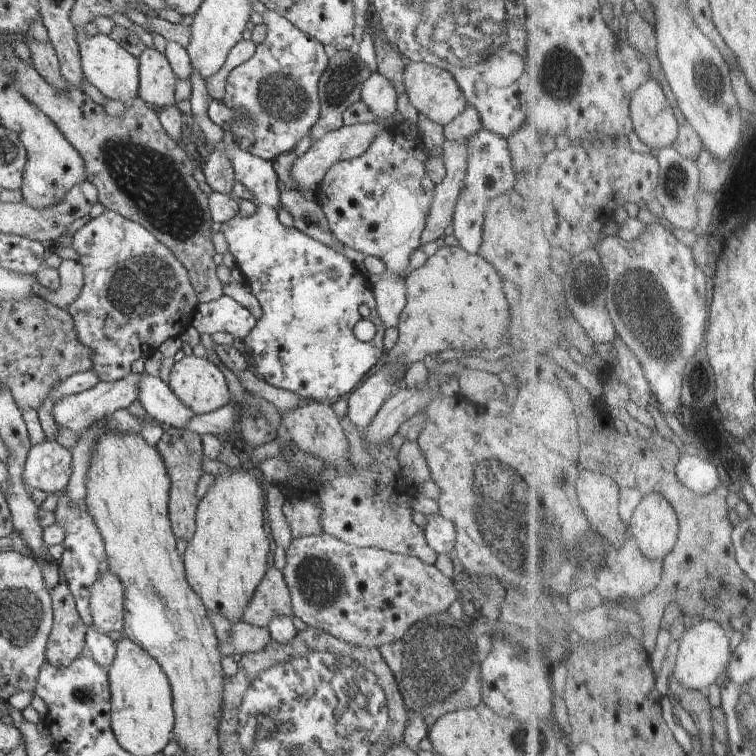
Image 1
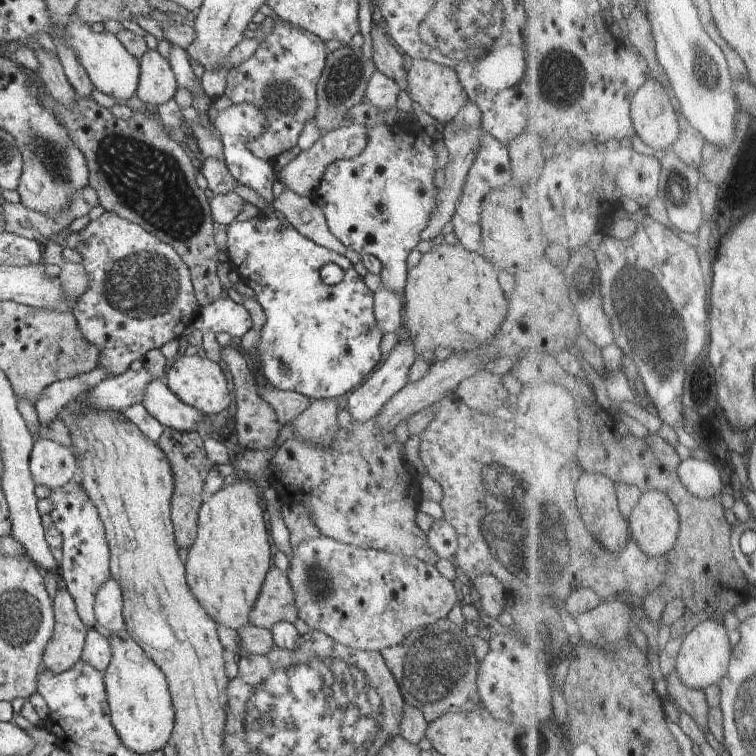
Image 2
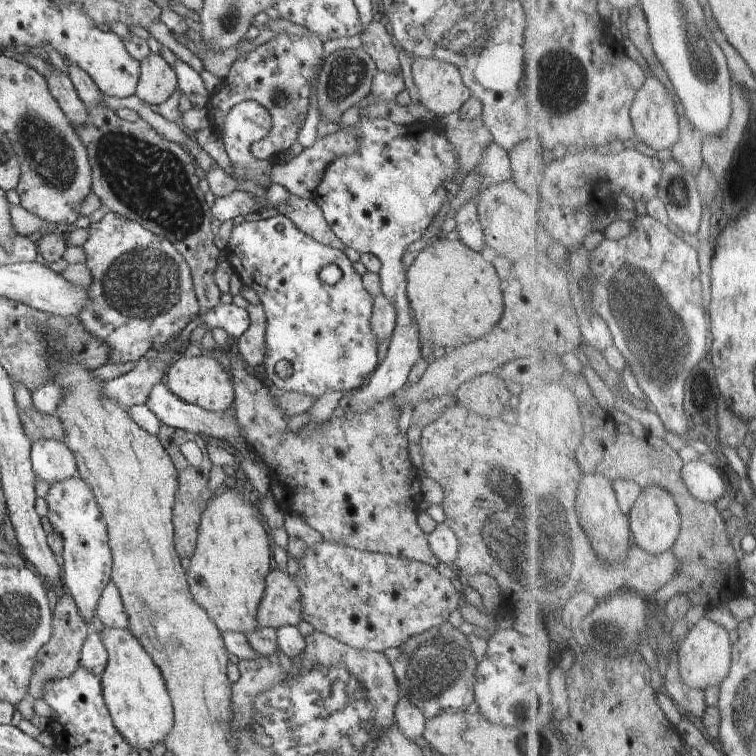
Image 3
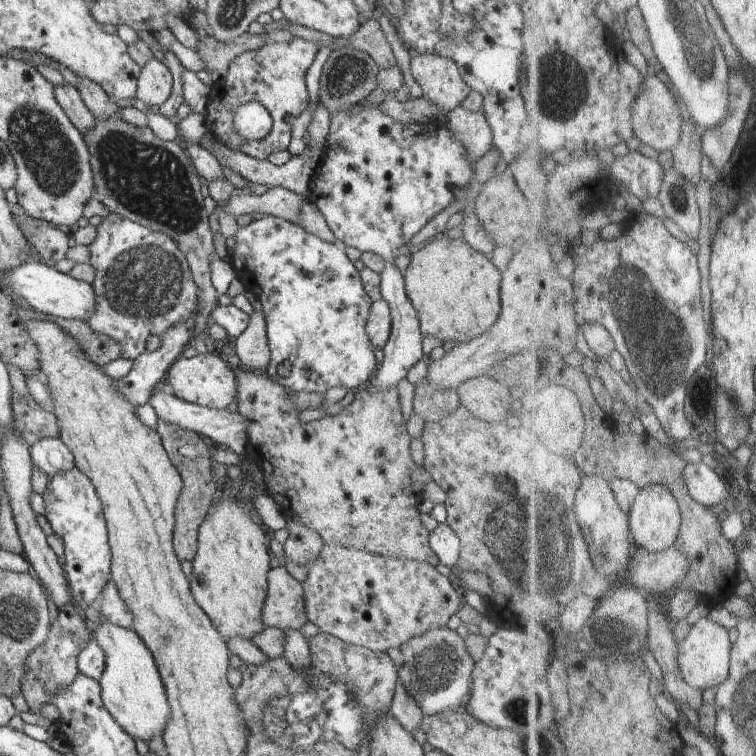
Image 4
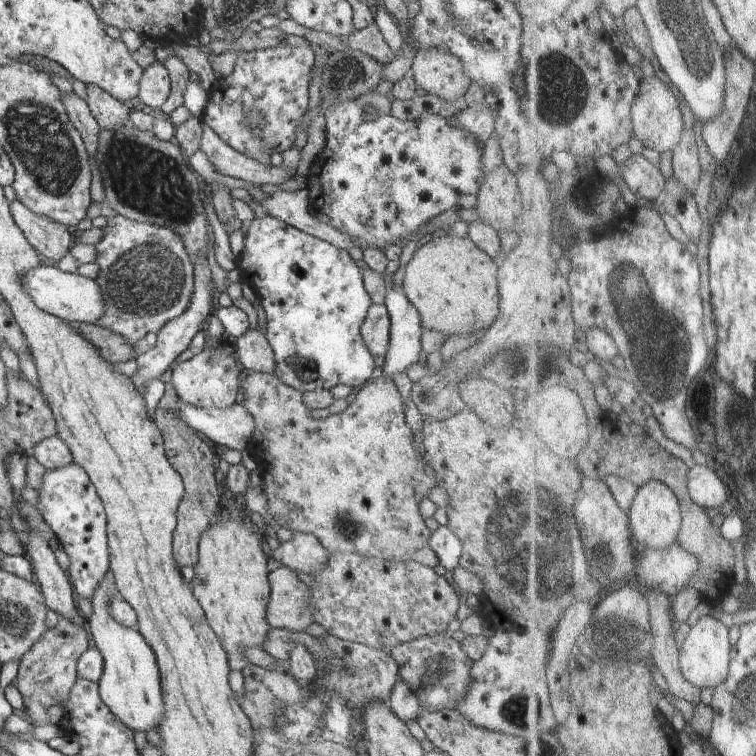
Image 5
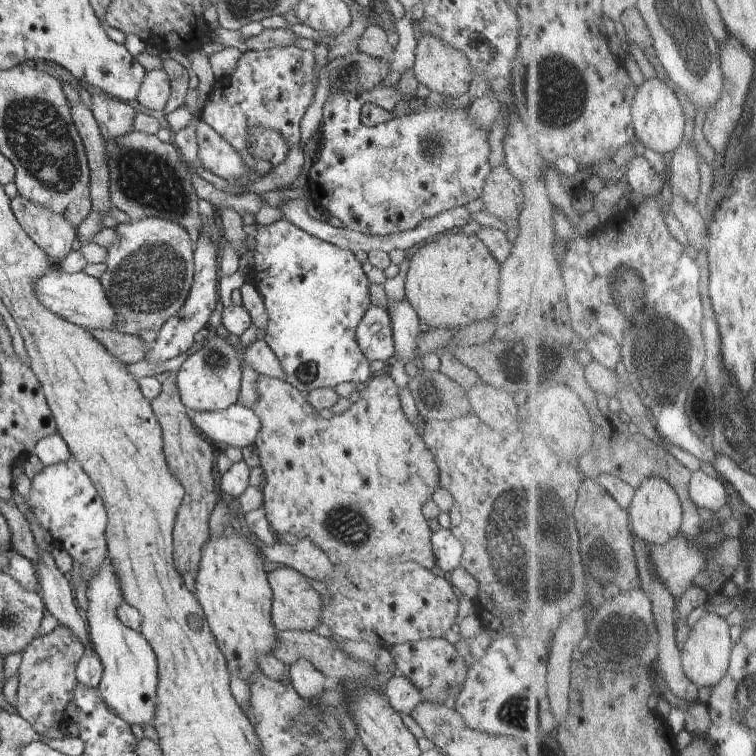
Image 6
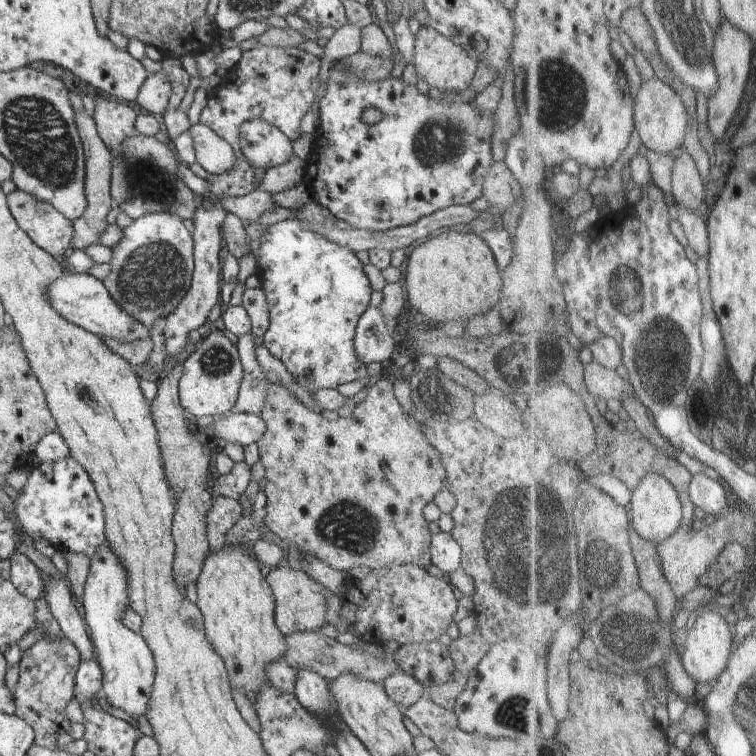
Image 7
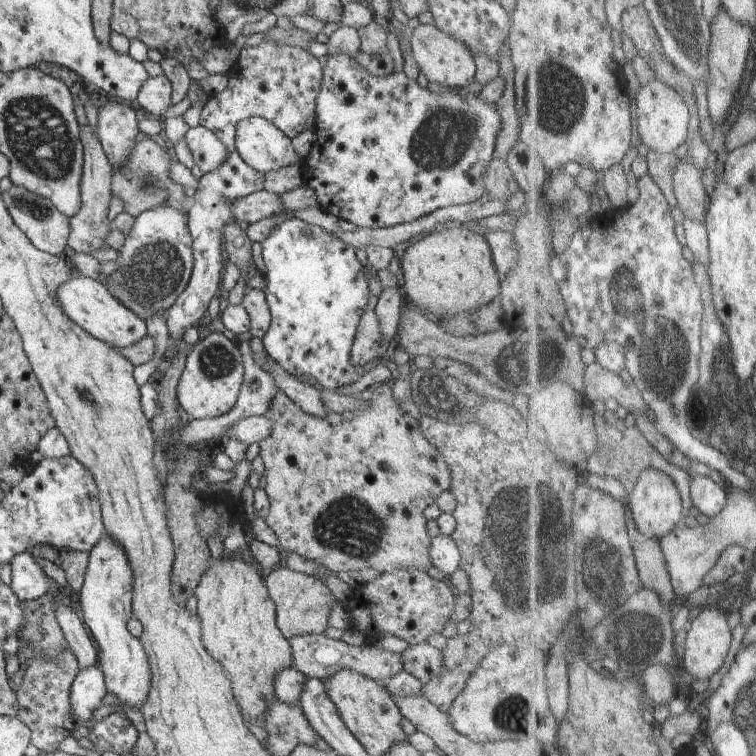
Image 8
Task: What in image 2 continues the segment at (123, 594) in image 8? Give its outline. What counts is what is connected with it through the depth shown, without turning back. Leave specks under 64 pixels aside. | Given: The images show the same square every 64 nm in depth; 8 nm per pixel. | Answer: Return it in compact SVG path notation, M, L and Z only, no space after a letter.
M118 631L107 639L112 656L104 672L104 684L112 726L126 748L138 755L151 754L167 745L174 726L175 712L168 681L152 658L125 631Z

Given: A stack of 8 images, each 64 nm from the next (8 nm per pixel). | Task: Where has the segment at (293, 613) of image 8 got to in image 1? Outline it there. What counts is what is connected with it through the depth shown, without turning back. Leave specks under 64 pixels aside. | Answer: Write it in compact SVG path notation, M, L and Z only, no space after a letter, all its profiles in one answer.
M270 566L246 607L242 621L255 627L267 627L277 616L293 616L292 598L283 571Z

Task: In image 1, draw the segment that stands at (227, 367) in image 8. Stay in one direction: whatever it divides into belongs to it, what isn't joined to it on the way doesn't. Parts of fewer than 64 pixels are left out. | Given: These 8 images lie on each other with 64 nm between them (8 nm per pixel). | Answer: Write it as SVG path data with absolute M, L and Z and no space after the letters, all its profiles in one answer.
M184 356L182 360L175 362L171 368L168 383L172 392L177 394L178 398L196 415L214 412L230 402L231 393L228 391L224 374L206 356Z

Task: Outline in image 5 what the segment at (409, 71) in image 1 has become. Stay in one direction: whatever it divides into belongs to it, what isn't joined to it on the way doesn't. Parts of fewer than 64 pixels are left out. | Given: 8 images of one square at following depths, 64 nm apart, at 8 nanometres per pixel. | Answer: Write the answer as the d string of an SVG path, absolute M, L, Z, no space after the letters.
M436 46L418 47L412 59L412 76L427 94L444 98L446 102L454 102L467 93L471 84L470 78L464 74L462 60L446 50L438 50Z

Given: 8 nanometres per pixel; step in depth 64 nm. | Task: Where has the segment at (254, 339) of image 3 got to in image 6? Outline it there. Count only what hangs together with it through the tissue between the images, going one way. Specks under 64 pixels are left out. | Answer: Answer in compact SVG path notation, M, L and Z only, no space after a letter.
M256 340L248 344L243 355L246 364L260 375L286 381L286 372L282 370L278 357L270 350L265 340Z

